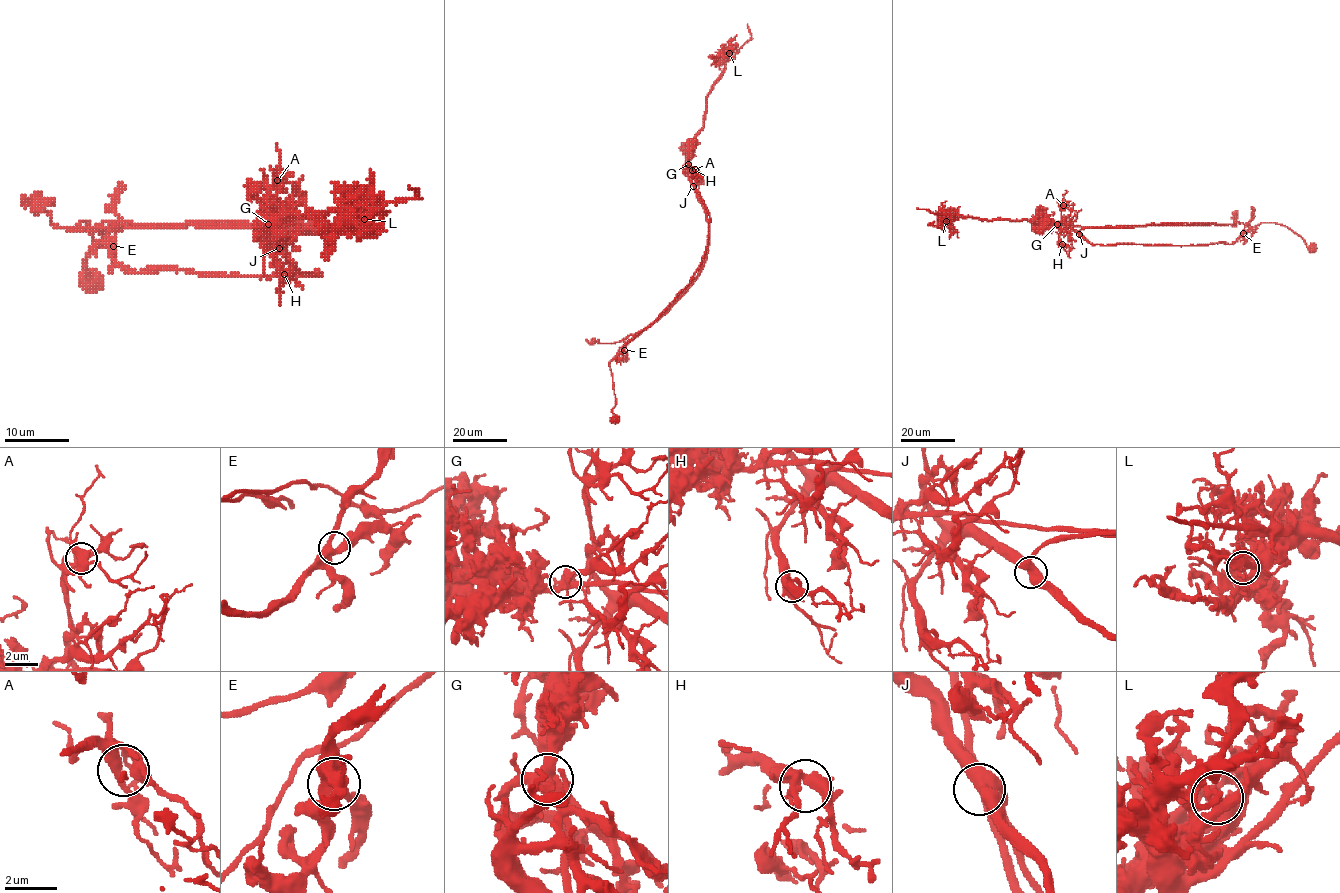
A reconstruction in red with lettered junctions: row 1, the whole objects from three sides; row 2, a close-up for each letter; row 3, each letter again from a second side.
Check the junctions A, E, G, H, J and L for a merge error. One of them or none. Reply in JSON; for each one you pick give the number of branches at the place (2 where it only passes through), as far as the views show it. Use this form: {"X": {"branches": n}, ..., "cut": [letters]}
{"G": {"branches": 6}, "cut": ["G"]}

